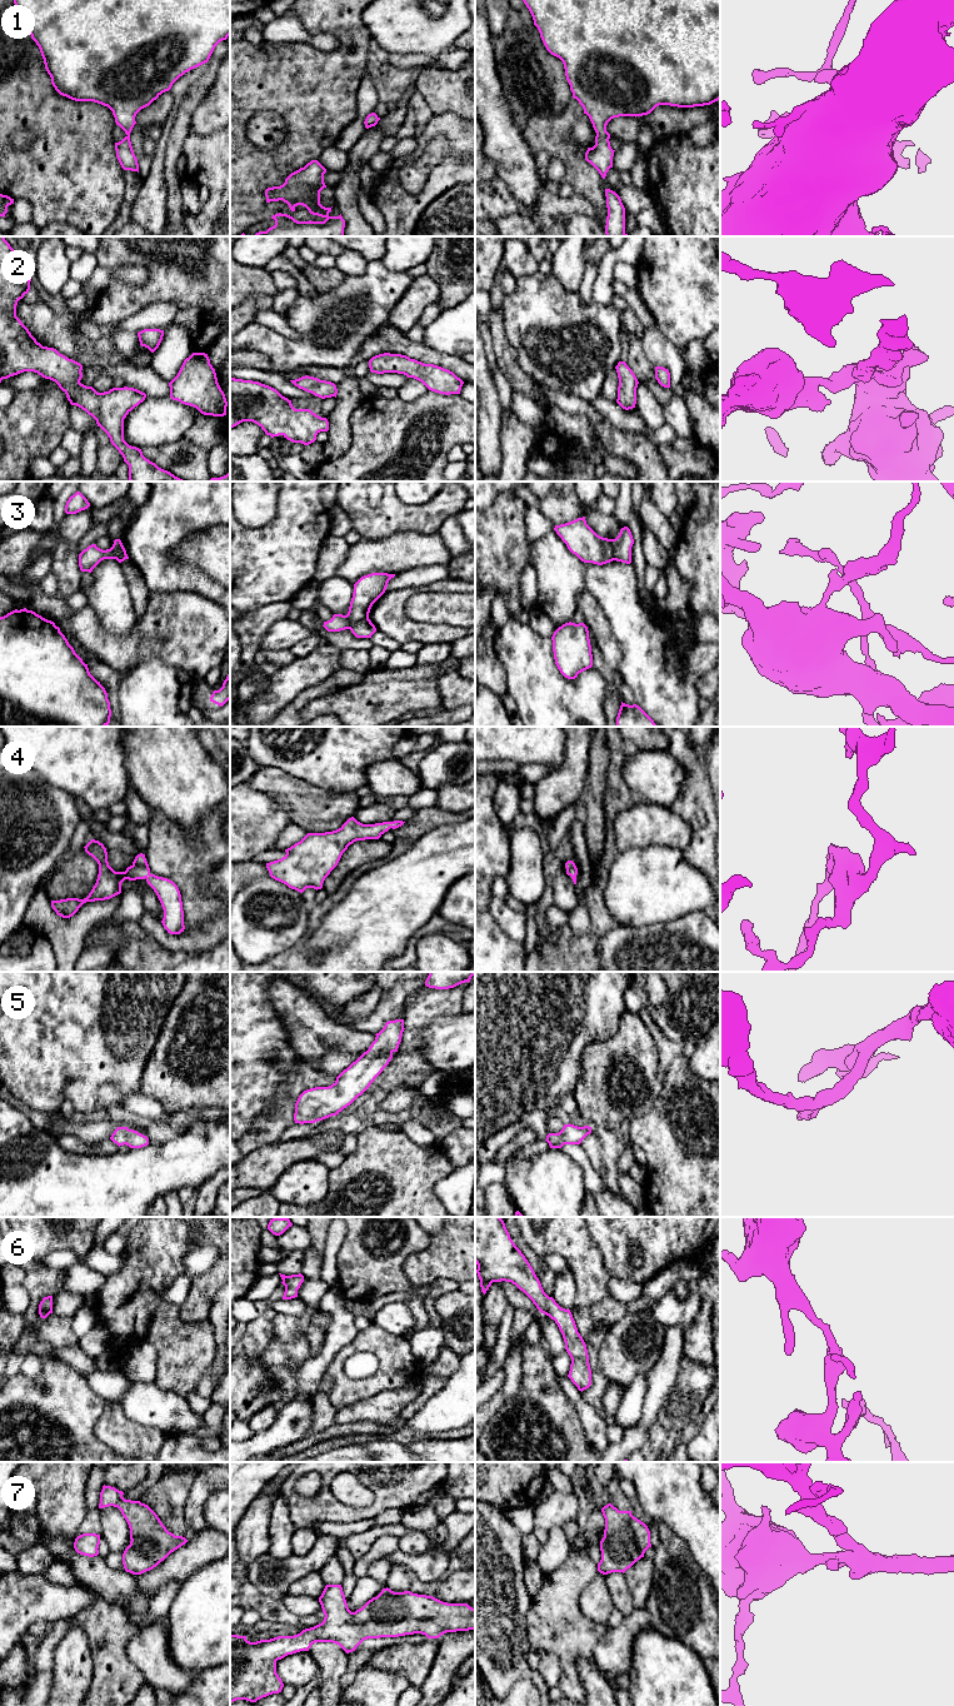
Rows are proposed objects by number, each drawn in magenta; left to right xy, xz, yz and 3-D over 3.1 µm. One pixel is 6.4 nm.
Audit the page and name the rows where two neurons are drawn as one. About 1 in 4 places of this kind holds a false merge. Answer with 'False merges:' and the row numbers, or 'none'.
False merges: 3

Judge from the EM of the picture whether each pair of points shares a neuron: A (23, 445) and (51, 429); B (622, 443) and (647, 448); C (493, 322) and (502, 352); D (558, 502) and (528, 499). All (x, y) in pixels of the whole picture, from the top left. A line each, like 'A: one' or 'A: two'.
A: one
B: one
C: two
D: one

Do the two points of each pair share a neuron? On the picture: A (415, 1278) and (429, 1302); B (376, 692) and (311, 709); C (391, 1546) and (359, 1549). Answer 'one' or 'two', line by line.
A: two
B: one
C: two

